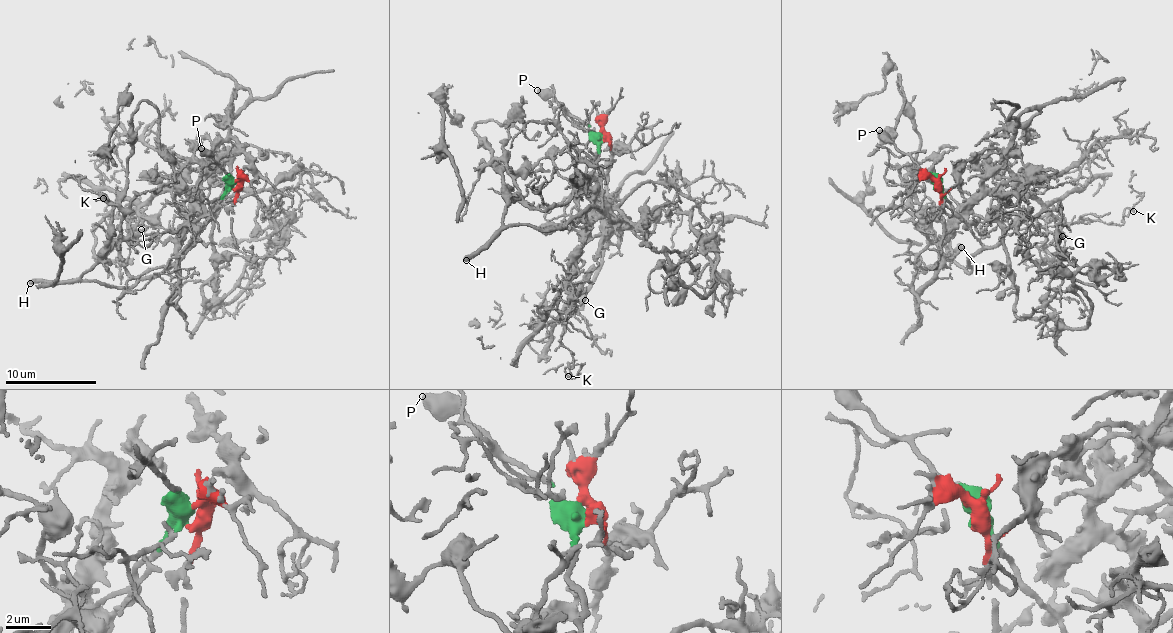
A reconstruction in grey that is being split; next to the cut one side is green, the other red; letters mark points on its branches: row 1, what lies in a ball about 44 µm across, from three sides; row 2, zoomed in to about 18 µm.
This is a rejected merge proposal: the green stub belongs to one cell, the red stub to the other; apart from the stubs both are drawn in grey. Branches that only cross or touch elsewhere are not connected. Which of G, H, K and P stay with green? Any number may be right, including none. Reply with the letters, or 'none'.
H, P

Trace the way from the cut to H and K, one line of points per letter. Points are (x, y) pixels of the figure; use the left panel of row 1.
H: (236, 184), (215, 206), (188, 248), (164, 269), (130, 286), (111, 288), (95, 281), (35, 280), (29, 283)
K: (236, 184), (233, 203), (192, 221), (198, 195), (175, 184), (128, 218), (105, 214), (111, 214), (104, 198)

